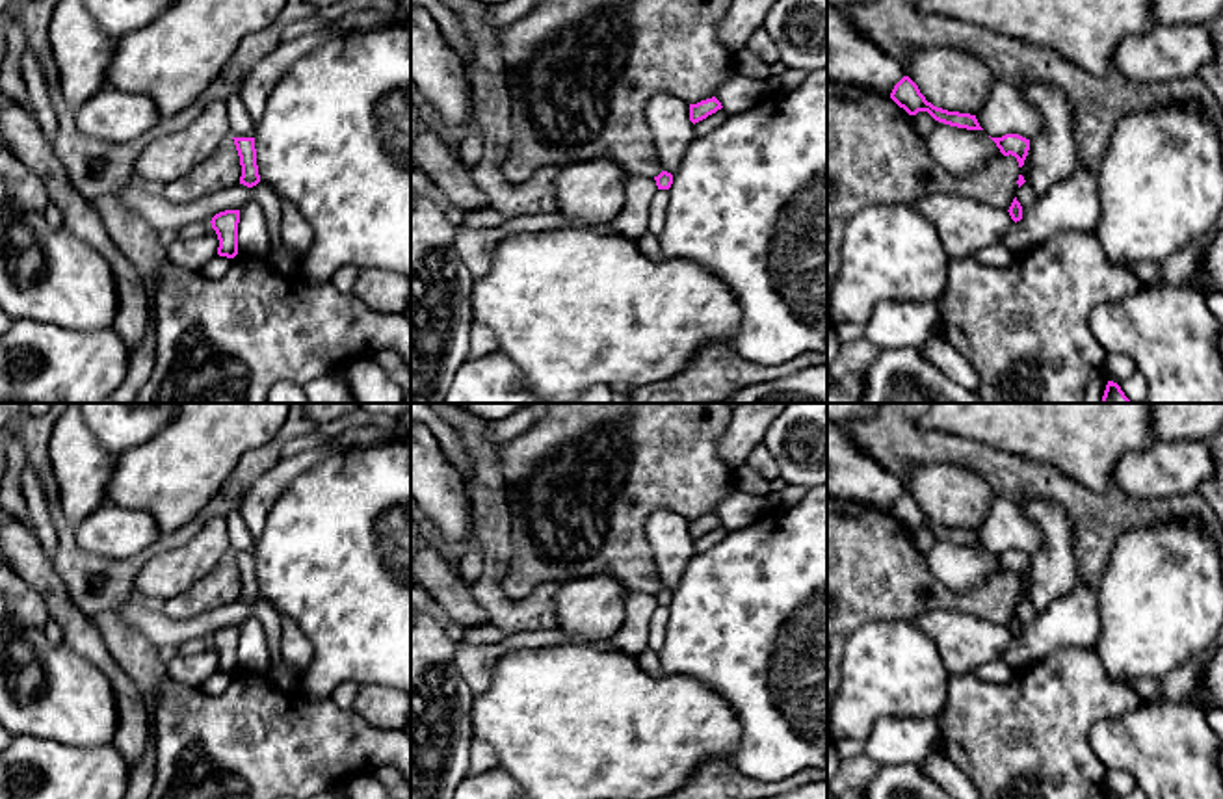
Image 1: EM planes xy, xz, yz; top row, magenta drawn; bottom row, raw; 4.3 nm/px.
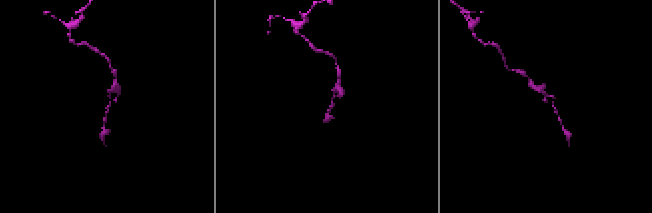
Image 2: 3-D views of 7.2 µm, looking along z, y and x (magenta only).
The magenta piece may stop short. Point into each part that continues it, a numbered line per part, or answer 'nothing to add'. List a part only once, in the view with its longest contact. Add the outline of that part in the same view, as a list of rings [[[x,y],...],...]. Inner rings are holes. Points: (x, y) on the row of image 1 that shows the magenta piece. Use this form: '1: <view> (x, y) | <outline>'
nothing to add

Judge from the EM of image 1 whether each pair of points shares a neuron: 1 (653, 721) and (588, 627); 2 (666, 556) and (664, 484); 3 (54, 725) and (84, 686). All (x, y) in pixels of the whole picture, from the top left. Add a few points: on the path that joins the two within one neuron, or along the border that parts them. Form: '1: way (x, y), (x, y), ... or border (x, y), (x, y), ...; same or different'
1: border (573, 641), (593, 647); different
2: border (688, 519), (657, 510), (645, 523), (653, 552); different
3: way (54, 716), (75, 695); same

